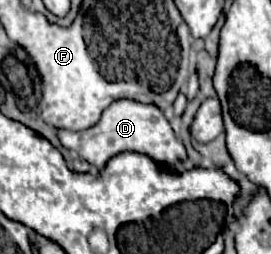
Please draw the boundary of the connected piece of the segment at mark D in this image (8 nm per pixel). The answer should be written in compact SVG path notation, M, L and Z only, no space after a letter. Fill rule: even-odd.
M115 101L111 103L103 115L101 121L85 131L57 131L61 145L75 151L81 159L85 159L87 163L95 165L99 171L107 165L107 161L123 151L135 151L135 153L143 153L147 157L151 157L157 163L165 163L165 165L175 165L179 161L183 161L187 157L183 143L175 137L169 121L165 119L163 111L155 105L145 105L145 103L137 103L137 101Z

